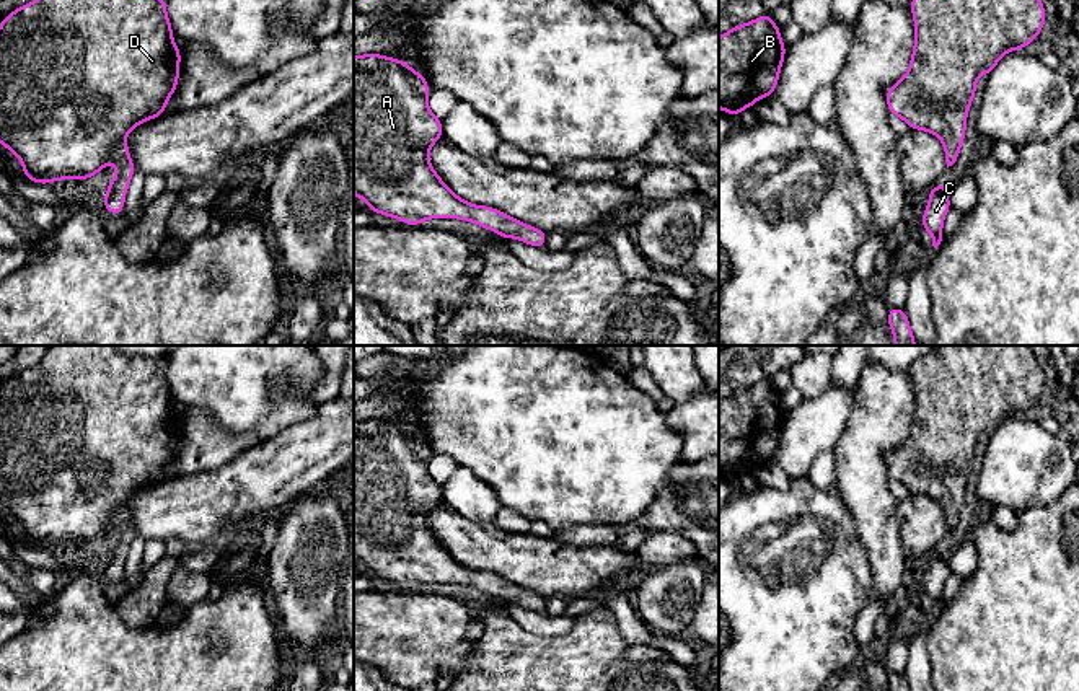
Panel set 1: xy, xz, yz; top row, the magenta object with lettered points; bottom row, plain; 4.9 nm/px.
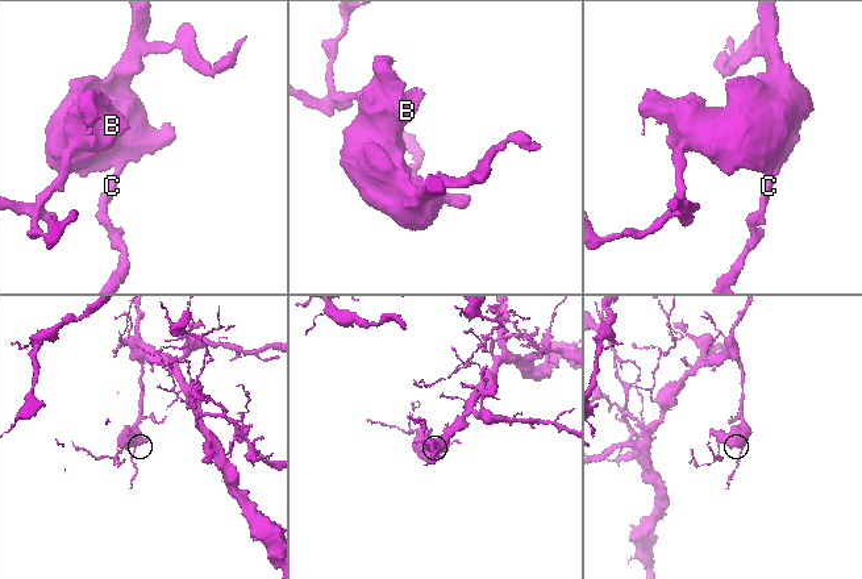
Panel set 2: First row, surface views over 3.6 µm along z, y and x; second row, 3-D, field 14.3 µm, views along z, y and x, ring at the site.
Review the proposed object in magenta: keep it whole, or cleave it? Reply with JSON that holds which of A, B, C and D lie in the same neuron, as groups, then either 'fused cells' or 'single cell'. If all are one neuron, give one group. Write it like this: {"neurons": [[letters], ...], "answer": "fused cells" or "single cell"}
{"neurons": [["A", "B", "C", "D"]], "answer": "single cell"}

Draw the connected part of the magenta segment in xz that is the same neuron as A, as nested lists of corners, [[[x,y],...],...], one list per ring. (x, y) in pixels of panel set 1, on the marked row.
[[[380,54],[354,55],[354,194],[365,200],[370,212],[393,217],[409,227],[417,227],[427,218],[461,218],[499,233],[504,240],[518,238],[535,248],[546,248],[546,231],[518,222],[497,209],[473,205],[455,196],[438,178],[429,161],[429,150],[443,137],[443,127],[442,121],[429,109],[427,93],[427,80],[406,62]]]

